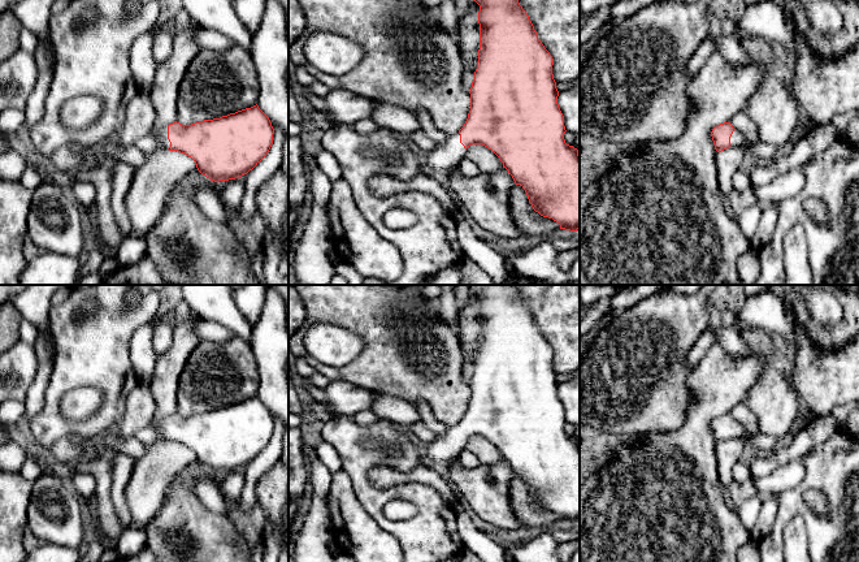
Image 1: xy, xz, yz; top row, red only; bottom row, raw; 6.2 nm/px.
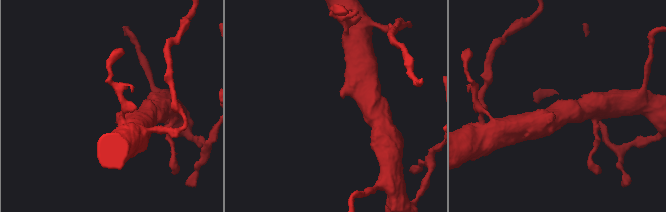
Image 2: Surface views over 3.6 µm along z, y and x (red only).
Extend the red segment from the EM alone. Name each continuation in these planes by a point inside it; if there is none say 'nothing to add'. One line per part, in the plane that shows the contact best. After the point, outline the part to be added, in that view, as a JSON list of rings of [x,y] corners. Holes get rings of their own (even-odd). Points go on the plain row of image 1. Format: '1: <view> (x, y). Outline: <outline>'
1: xy (163, 429). Outline: [[[164,418],[164,419],[160,422],[160,427],[156,429],[156,432],[160,433],[161,440],[168,441],[168,440],[170,438],[170,433],[169,433],[169,431],[168,431],[168,418]]]

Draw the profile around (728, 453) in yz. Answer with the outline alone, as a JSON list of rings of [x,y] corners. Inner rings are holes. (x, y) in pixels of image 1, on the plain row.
[[[745,436],[733,437],[721,444],[717,444],[716,446],[717,476],[725,493],[734,481],[734,464],[737,462],[749,462],[750,459],[762,455],[762,451],[747,448],[743,442],[743,438]]]

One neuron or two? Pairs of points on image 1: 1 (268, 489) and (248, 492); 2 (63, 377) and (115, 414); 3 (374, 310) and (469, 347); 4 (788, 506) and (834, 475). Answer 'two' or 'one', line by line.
1: two
2: one
3: two
4: one

